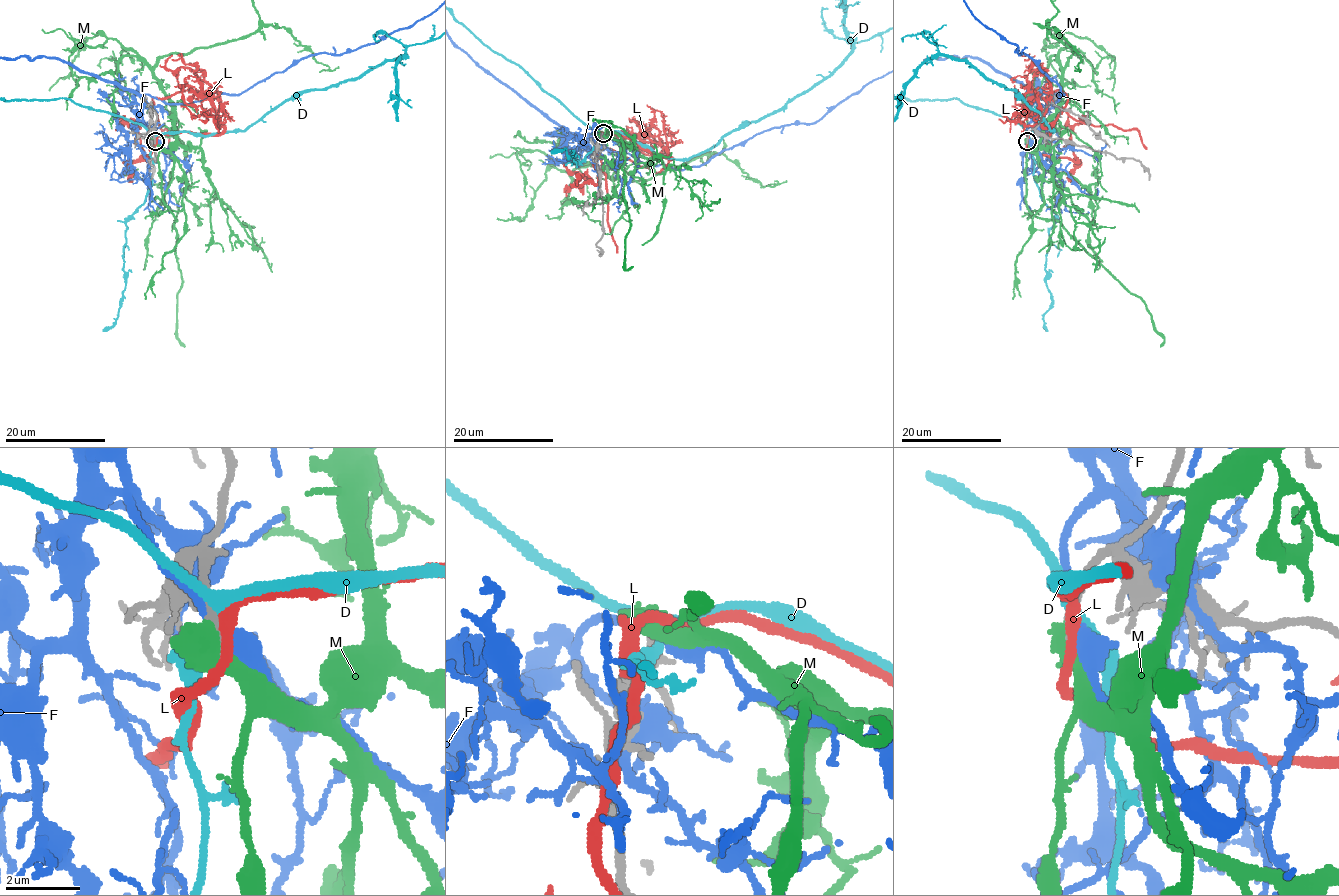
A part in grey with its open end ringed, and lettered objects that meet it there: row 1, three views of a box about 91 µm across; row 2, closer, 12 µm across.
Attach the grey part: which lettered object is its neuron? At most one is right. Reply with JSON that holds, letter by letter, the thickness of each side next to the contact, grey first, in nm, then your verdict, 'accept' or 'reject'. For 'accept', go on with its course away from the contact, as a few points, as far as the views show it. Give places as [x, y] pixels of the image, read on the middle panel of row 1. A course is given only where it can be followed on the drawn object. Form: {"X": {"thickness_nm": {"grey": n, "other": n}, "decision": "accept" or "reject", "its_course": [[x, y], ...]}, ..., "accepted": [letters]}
{"D": {"thickness_nm": {"grey": 220, "other": 280}, "decision": "reject"}, "F": {"thickness_nm": {"grey": 320, "other": 260}, "decision": "reject"}, "L": {"thickness_nm": {"grey": 280, "other": 320}, "decision": "reject"}, "M": {"thickness_nm": {"grey": 280, "other": 750}, "decision": "accept", "its_course": [[603, 133], [623, 146], [621, 161], [601, 170], [619, 180], [640, 181], [711, 153], [764, 187], [786, 180]]}, "accepted": ["M"]}

